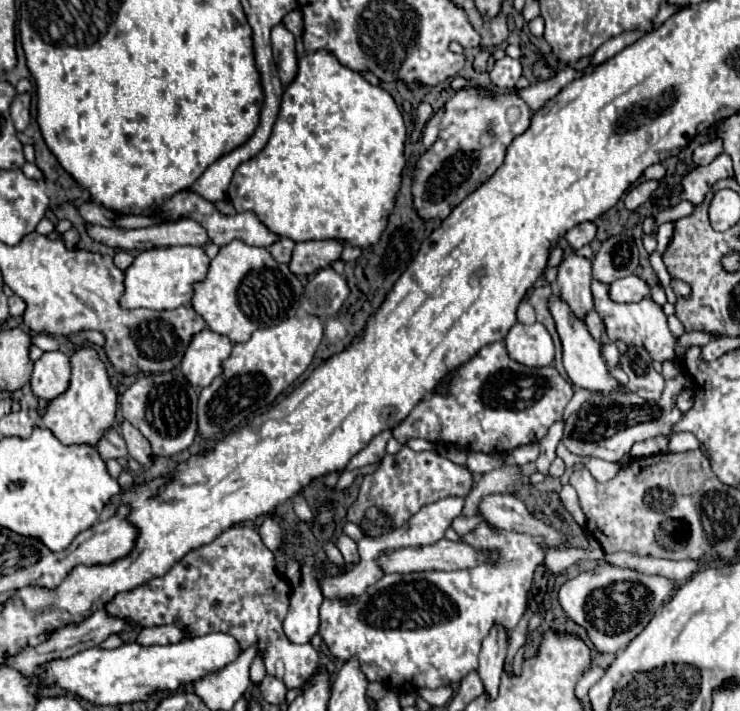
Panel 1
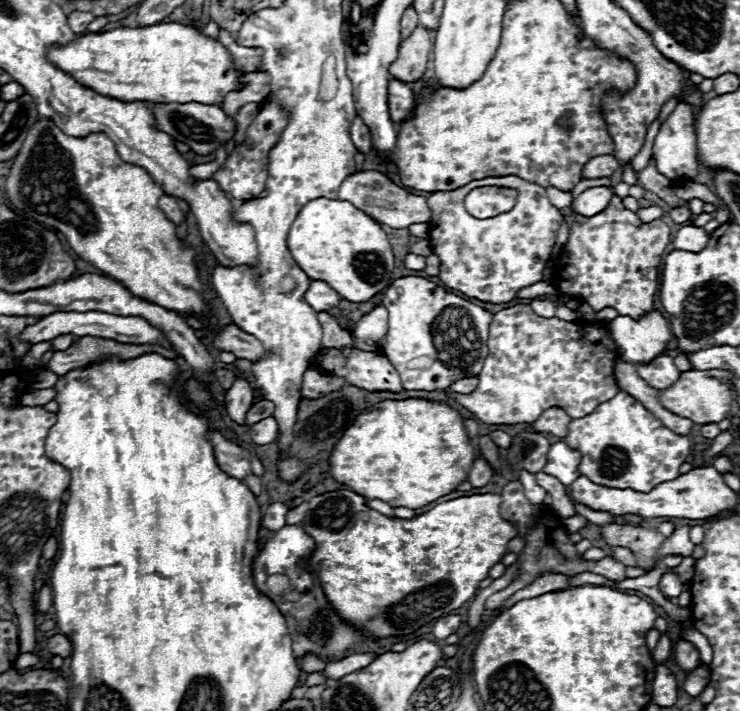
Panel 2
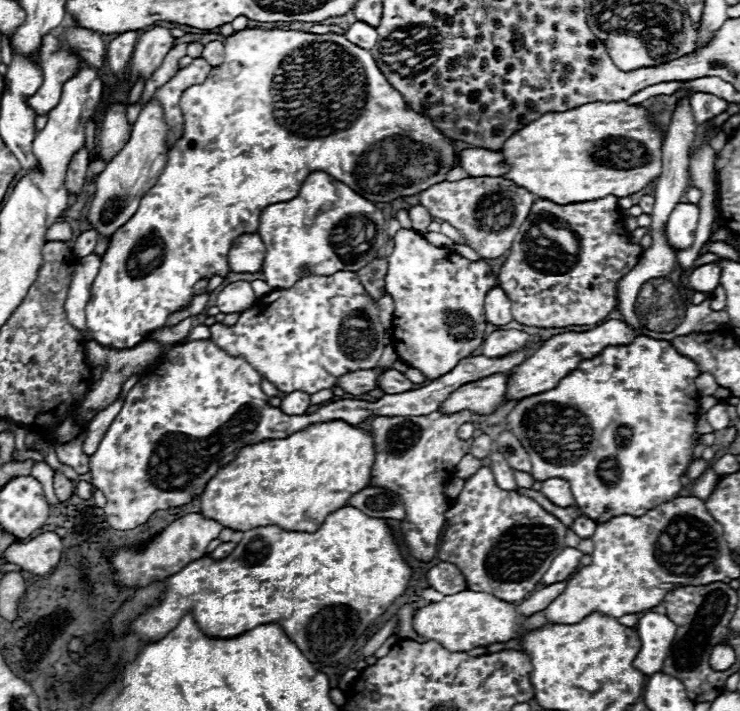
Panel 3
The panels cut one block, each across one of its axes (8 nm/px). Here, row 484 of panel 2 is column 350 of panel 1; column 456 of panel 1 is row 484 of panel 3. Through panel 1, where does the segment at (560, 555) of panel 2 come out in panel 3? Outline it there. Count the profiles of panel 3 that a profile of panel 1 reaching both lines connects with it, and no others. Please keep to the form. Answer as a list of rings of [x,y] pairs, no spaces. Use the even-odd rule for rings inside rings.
[[[480,468],[466,480],[456,504],[446,512],[446,524],[442,542],[472,542],[474,550],[472,556],[440,552],[438,558],[462,570],[468,590],[486,592],[504,602],[522,602],[528,598],[550,568],[554,556],[566,548],[566,526],[538,502],[516,492],[502,492],[490,468]]]

